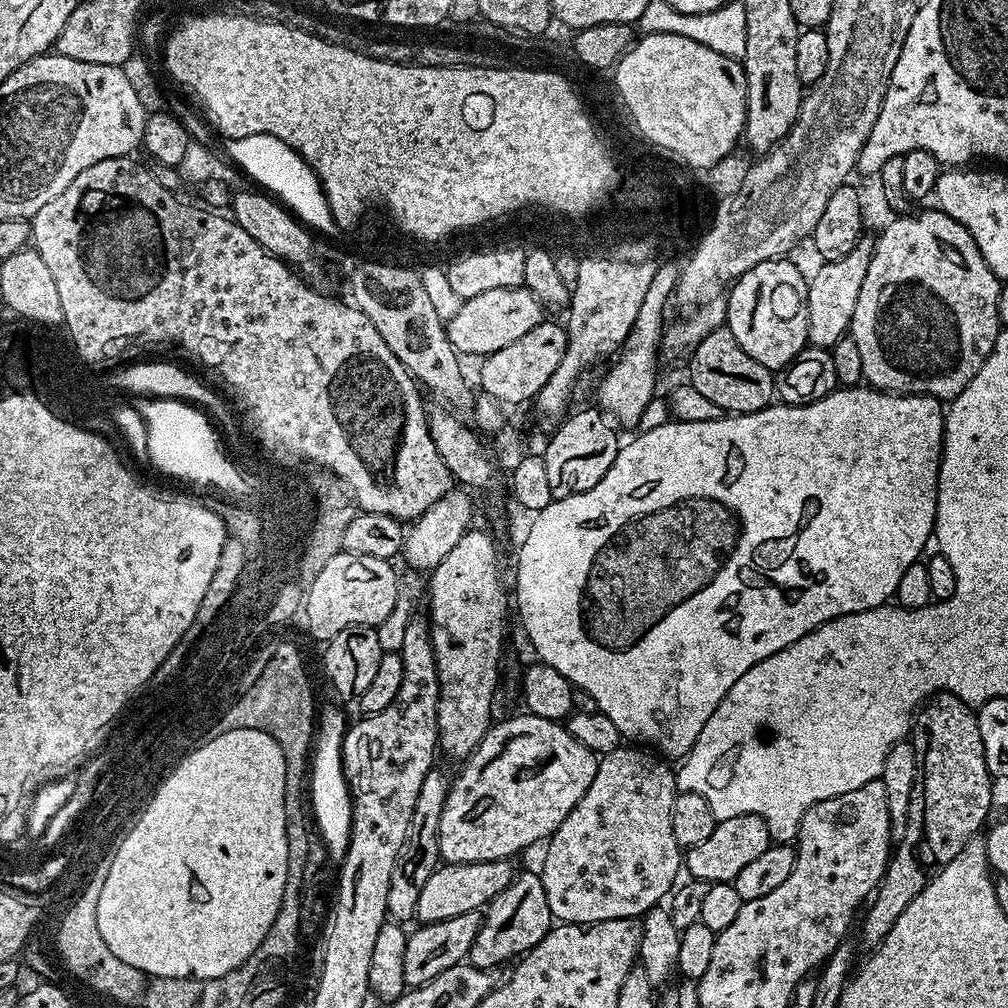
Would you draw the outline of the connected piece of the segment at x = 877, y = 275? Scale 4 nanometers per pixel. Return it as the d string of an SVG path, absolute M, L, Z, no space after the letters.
M933 210L933 212L916 212L900 214L892 220L880 232L880 237L875 237L872 245L872 258L870 270L866 270L866 278L862 278L862 291L858 293L858 302L854 306L854 318L850 329L850 337L859 349L859 357L862 358L862 376L865 385L879 388L882 392L895 392L897 394L923 394L933 396L941 402L950 402L982 370L990 350L994 350L994 342L1001 330L1001 322L998 318L998 294L1002 283L999 276L994 275L990 266L986 266L986 258L978 250L974 238L970 238L970 230L962 226L954 218L950 218L945 212Z

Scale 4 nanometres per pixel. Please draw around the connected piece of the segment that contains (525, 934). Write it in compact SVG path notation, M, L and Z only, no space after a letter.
M535 871L516 874L500 894L489 901L480 921L480 929L470 946L467 963L476 968L496 970L499 964L515 961L529 952L554 926L550 902L546 902L546 886Z

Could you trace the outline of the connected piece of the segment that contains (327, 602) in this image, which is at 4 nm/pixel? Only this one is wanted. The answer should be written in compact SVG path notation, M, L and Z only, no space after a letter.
M341 551L326 566L322 567L322 572L314 579L314 584L310 586L303 597L303 619L308 619L308 632L316 640L327 642L334 638L342 630L350 626L366 626L367 624L379 626L394 610L396 601L396 581L398 579L397 569L392 569L393 565L382 558L374 558L370 554L354 554L353 552Z

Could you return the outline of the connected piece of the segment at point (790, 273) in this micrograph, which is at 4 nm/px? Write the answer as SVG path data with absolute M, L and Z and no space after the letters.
M791 259L767 260L746 270L746 274L742 274L731 285L727 296L726 326L733 332L742 351L771 370L786 368L799 357L801 350L808 344L808 281L799 274Z

